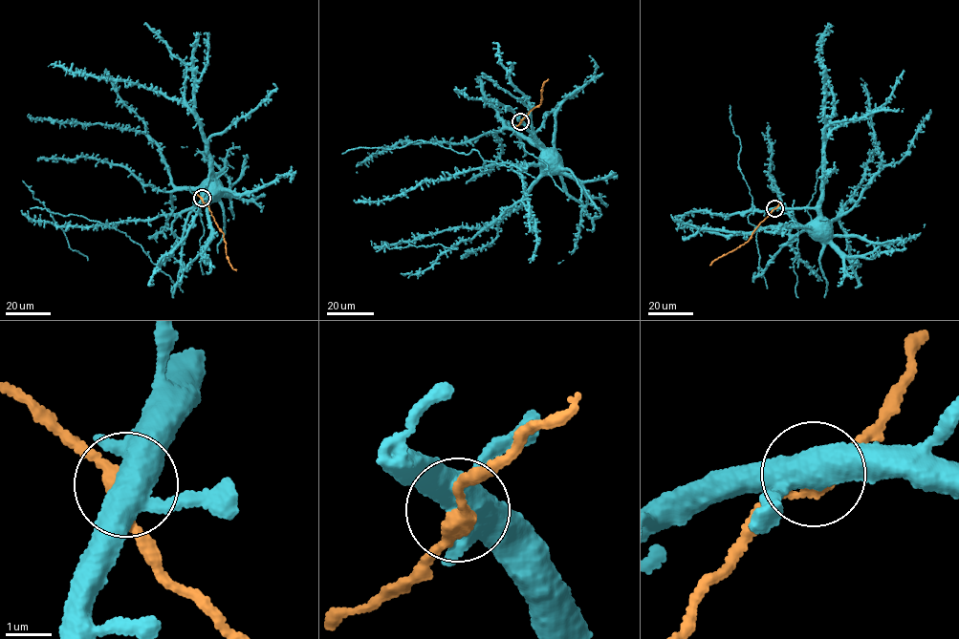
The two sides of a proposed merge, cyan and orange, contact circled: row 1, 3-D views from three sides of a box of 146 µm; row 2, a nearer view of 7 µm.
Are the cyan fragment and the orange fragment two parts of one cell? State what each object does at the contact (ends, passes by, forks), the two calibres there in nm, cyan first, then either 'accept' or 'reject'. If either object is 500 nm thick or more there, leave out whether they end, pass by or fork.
cyan forks | orange passes by | 480/320 nm | reject

